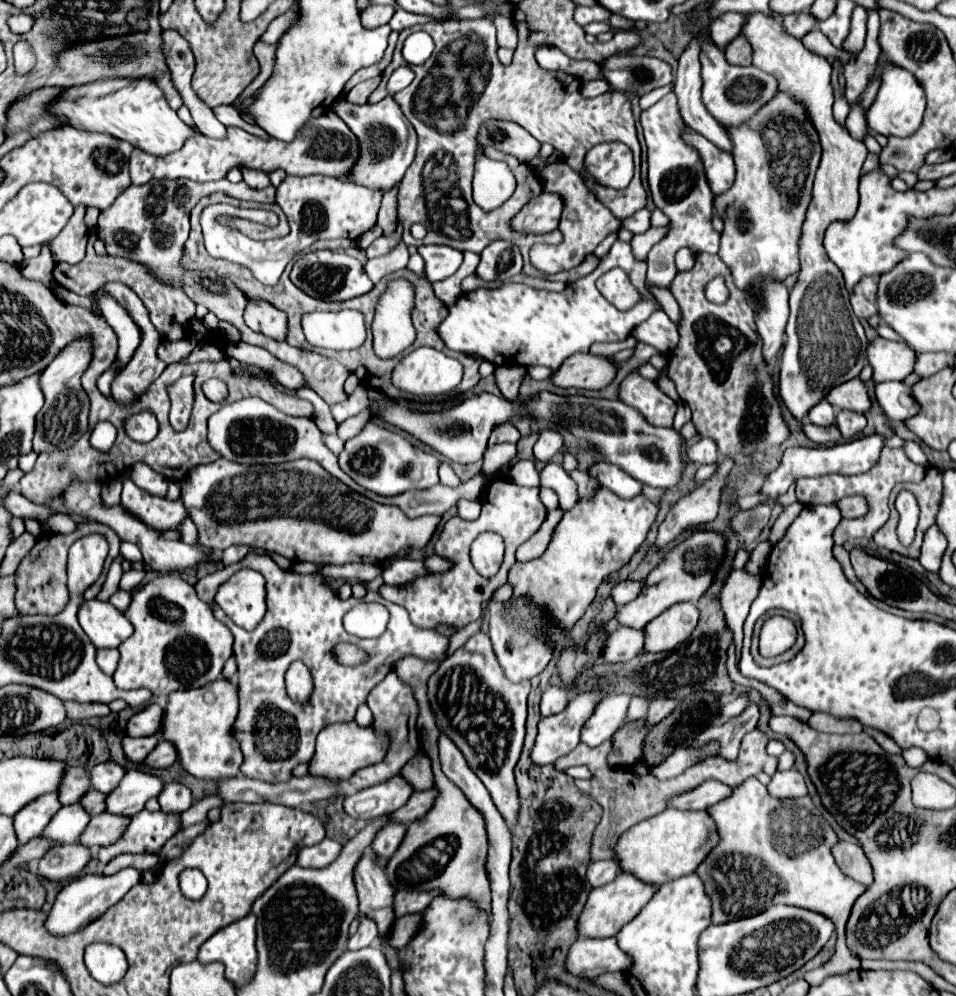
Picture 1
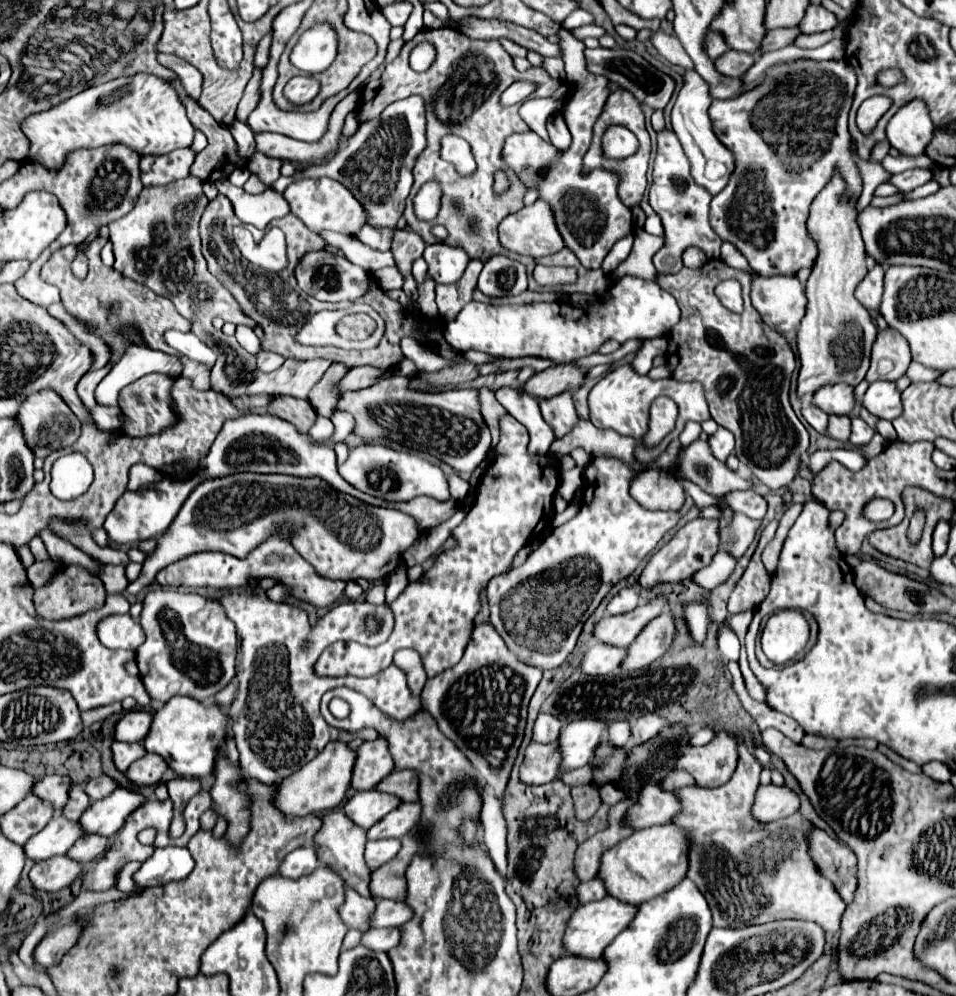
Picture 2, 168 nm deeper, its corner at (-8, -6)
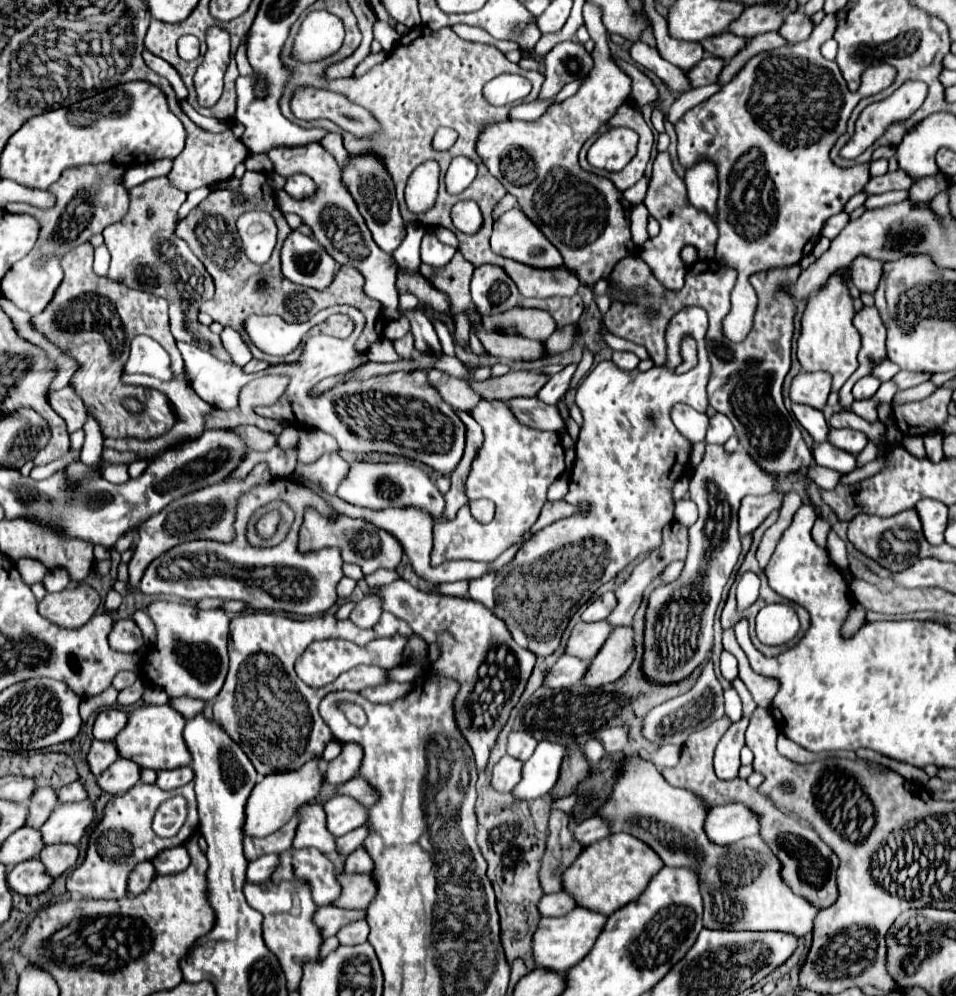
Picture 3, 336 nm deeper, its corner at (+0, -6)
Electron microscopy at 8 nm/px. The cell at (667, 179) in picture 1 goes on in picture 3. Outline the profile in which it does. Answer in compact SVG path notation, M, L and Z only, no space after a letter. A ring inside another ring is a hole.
M659 152L655 156L649 190L647 190L647 196L645 196L643 204L647 206L649 214L659 222L661 232L655 238L649 238L641 246L639 258L653 270L653 274L657 276L657 280L663 286L667 286L671 290L679 290L683 286L683 276L685 276L685 270L687 270L687 266L683 264L683 260L679 256L681 248L691 244L691 246L697 248L699 256L713 256L715 254L715 242L717 242L717 226L707 212L697 210L687 200L685 182L683 182L681 176L675 174L669 152Z

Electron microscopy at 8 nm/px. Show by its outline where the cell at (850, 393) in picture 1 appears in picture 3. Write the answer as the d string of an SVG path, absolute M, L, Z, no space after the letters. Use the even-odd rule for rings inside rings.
M825 372L813 374L797 374L791 384L791 400L797 404L805 404L817 410L827 406L827 398L831 392L831 378Z

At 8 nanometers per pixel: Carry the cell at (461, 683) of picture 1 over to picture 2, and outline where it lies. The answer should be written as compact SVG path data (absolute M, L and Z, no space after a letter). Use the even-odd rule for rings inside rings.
M475 622L469 646L457 666L429 678L421 692L423 708L437 720L441 732L471 760L481 782L495 796L505 792L517 748L523 740L527 704L541 674L539 668L521 662L489 622Z

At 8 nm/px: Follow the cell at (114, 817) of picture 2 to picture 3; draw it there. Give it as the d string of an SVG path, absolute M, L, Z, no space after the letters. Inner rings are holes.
M91 800L83 802L67 802L53 810L49 822L45 822L39 830L45 838L45 844L79 844L85 836L85 830L95 822L95 804Z

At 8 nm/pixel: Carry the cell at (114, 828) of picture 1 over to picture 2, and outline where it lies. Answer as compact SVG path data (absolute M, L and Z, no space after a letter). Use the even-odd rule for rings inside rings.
M87 834L87 836L81 836L69 848L69 854L65 854L65 856L79 862L79 864L87 864L87 862L99 858L105 852L105 844L107 844L105 838L101 838L97 834Z

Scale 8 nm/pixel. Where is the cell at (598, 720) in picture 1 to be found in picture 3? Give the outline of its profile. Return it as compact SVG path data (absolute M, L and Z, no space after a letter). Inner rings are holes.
M551 740L539 742L533 756L523 766L523 778L513 788L513 796L521 800L535 800L549 792L559 780L561 762L567 746Z

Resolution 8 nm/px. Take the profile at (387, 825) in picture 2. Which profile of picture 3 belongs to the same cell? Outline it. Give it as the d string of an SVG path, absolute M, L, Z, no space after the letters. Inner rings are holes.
M361 826L361 828L357 828L357 830L353 830L353 832L345 834L345 836L341 836L341 838L337 840L337 850L341 850L343 856L347 856L349 852L357 850L359 846L363 846L367 834L369 834L367 826Z

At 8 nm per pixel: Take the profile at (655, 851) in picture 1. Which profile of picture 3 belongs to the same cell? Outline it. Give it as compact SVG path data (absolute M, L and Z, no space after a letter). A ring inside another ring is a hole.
M611 834L611 838L593 842L579 854L573 866L565 870L563 888L575 896L579 906L593 908L609 916L631 900L637 900L649 886L653 874L657 874L663 866L665 864L659 854L643 840L637 840L631 834Z

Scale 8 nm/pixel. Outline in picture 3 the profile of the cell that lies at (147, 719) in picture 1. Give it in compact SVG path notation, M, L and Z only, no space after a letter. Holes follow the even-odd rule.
M105 708L93 726L93 736L97 740L115 740L117 734L125 728L127 724L127 712L119 708Z

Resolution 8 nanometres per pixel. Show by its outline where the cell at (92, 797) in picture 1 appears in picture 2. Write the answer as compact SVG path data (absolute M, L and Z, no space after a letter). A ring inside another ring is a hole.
M73 784L69 788L69 800L67 800L67 806L63 806L61 814L69 820L75 820L85 812L85 808L91 804L89 796L85 794L85 784Z

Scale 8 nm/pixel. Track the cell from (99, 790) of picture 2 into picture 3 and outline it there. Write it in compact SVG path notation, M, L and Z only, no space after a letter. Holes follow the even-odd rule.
M77 780L77 782L71 782L71 784L63 786L63 788L59 790L59 798L61 798L61 802L81 802L81 800L87 798L87 790L85 790L85 786Z

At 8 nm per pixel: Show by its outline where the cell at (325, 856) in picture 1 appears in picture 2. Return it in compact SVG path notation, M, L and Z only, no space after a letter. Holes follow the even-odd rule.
M297 848L291 854L285 856L285 860L279 866L279 876L285 878L301 878L305 874L311 874L319 866L315 850L309 848Z

